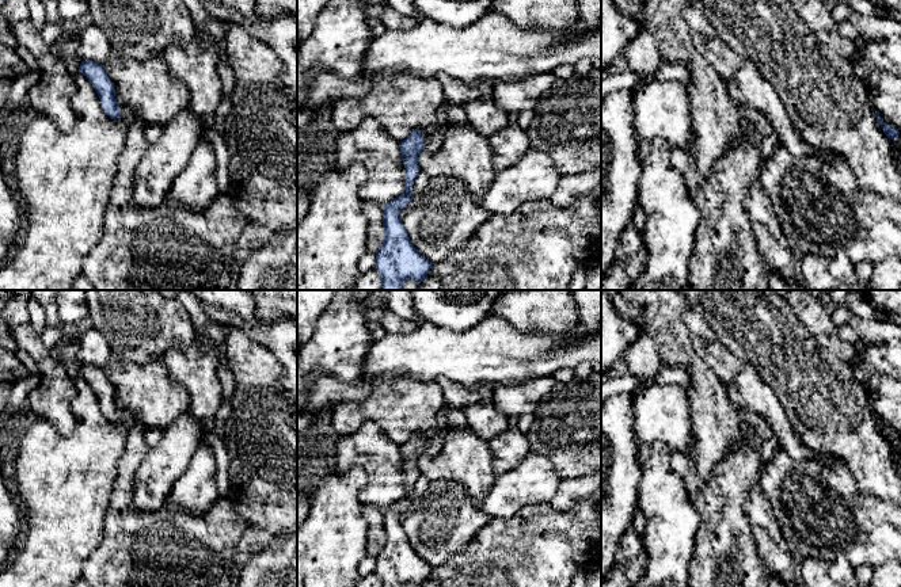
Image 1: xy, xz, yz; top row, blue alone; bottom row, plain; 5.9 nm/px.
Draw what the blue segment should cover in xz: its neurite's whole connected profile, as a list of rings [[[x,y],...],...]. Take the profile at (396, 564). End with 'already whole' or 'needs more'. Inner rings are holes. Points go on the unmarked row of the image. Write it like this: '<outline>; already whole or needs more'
[[[446,409],[437,413],[436,430],[432,434],[414,434],[399,446],[406,472],[404,495],[384,508],[383,548],[376,554],[375,575],[381,579],[381,587],[404,587],[414,583],[421,587],[429,578],[433,567],[422,560],[413,549],[400,522],[402,512],[413,503],[411,492],[419,476],[418,460],[422,454],[437,457],[441,453],[449,420]]]; needs more

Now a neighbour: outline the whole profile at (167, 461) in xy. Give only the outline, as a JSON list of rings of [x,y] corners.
[[[189,411],[163,430],[160,442],[149,450],[133,483],[133,507],[160,510],[175,484],[186,472],[202,439],[202,424]]]

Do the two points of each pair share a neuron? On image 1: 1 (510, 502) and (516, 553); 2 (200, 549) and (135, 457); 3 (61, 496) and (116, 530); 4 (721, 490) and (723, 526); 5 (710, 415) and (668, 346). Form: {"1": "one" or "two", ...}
{"1": "two", "2": "one", "3": "two", "4": "one", "5": "one"}

